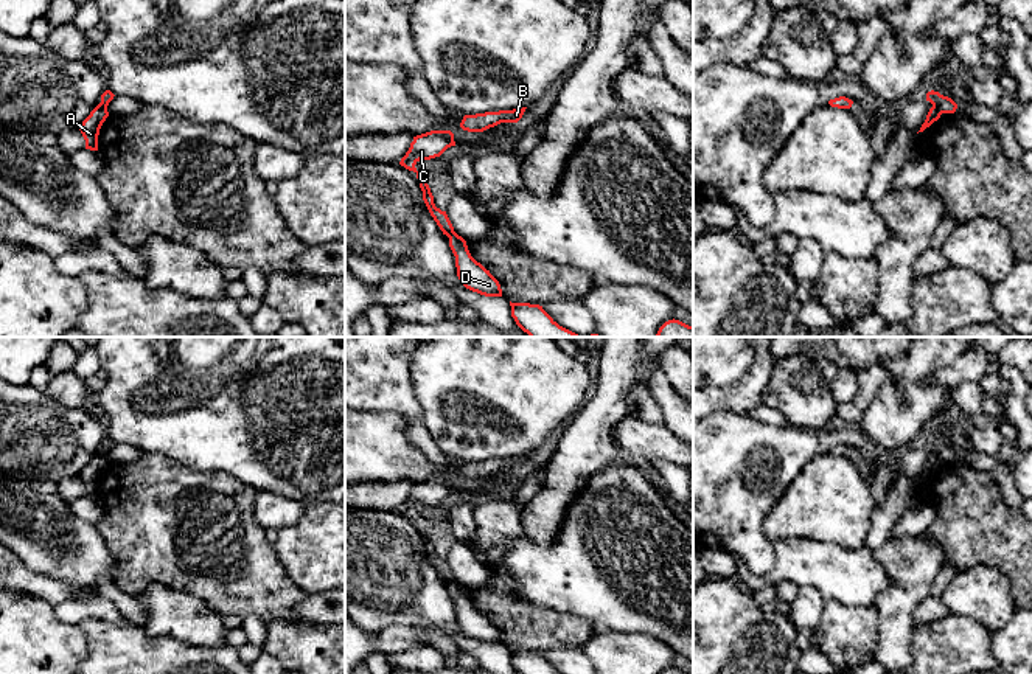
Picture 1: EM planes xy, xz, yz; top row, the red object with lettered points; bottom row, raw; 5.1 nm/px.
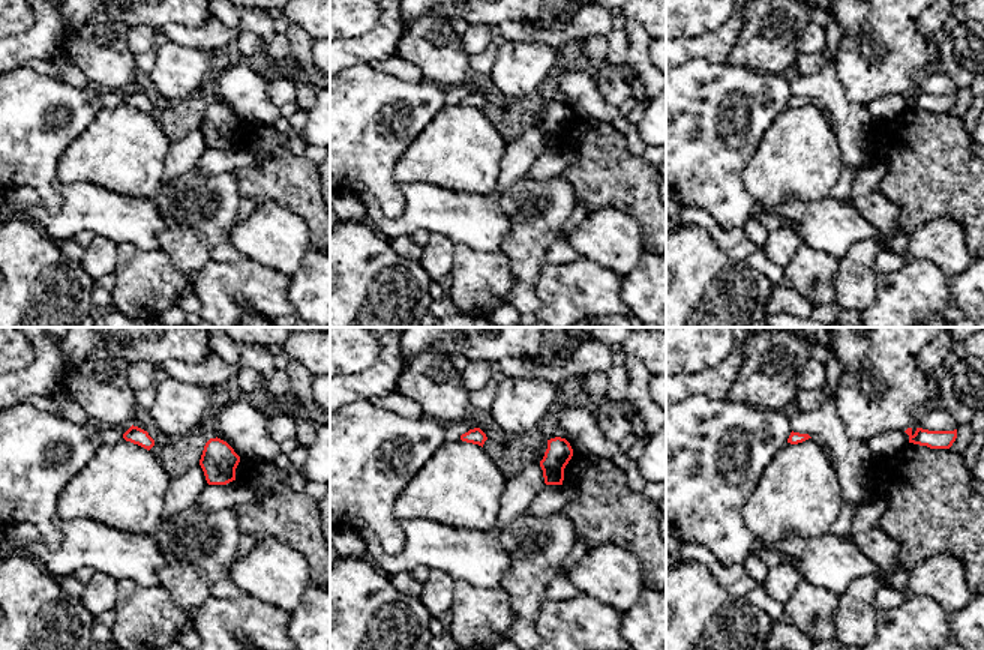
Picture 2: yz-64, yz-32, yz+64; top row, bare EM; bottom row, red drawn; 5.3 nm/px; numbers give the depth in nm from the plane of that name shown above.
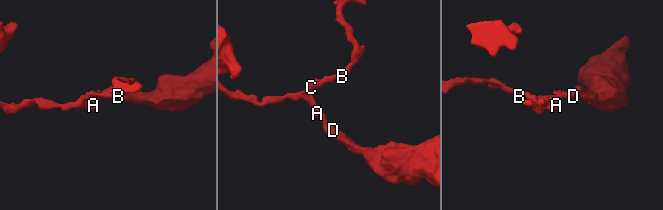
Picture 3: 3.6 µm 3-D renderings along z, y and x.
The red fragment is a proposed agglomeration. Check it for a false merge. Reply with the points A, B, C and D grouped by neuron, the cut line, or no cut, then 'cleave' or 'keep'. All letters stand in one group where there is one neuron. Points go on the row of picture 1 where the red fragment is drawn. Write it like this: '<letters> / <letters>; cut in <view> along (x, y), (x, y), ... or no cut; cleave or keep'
A B C / D; cut in yz along (933, 104), (942, 112); cleave

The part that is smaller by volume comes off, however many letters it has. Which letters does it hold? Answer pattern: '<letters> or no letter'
D

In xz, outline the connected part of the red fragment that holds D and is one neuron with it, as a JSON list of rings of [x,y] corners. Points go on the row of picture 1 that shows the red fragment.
[[[452,233],[449,247],[455,256],[457,276],[466,289],[485,297],[502,297],[499,281],[471,256],[462,236]]]

